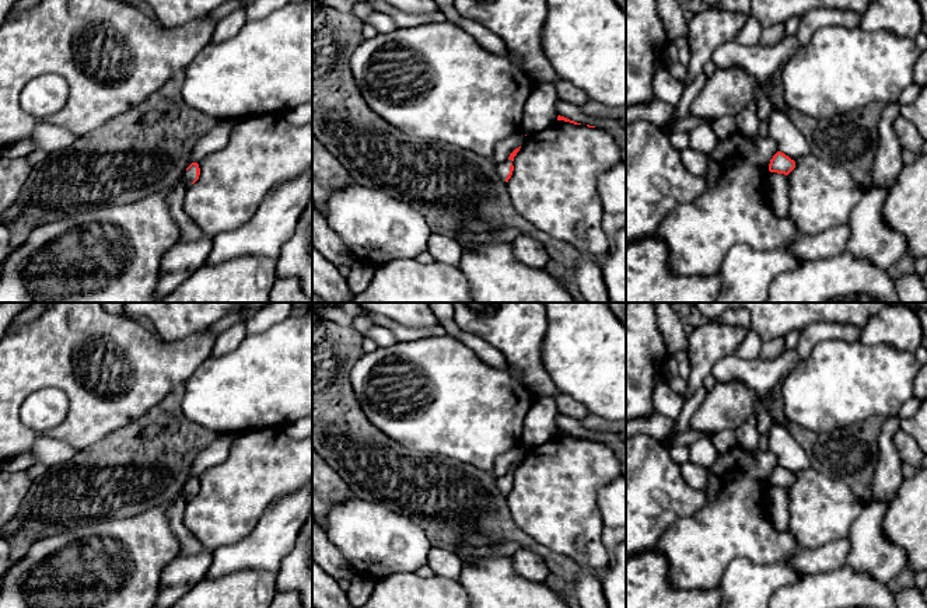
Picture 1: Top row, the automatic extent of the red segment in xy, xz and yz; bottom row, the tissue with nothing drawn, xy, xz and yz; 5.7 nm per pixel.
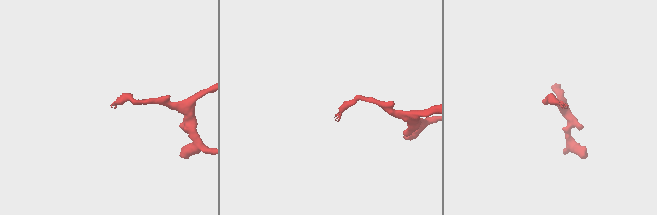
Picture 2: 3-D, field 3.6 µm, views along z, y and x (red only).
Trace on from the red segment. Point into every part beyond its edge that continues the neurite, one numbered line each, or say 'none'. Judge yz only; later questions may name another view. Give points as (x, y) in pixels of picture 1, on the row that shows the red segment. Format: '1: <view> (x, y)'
none

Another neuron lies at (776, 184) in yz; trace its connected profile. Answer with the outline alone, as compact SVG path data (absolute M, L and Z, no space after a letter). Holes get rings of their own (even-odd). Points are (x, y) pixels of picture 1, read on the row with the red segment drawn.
M769 172L766 178L766 193L774 213L788 217L788 179L784 174Z

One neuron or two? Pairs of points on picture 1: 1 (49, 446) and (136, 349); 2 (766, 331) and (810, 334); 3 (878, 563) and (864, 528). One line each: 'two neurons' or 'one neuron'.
1: two neurons
2: two neurons
3: one neuron

